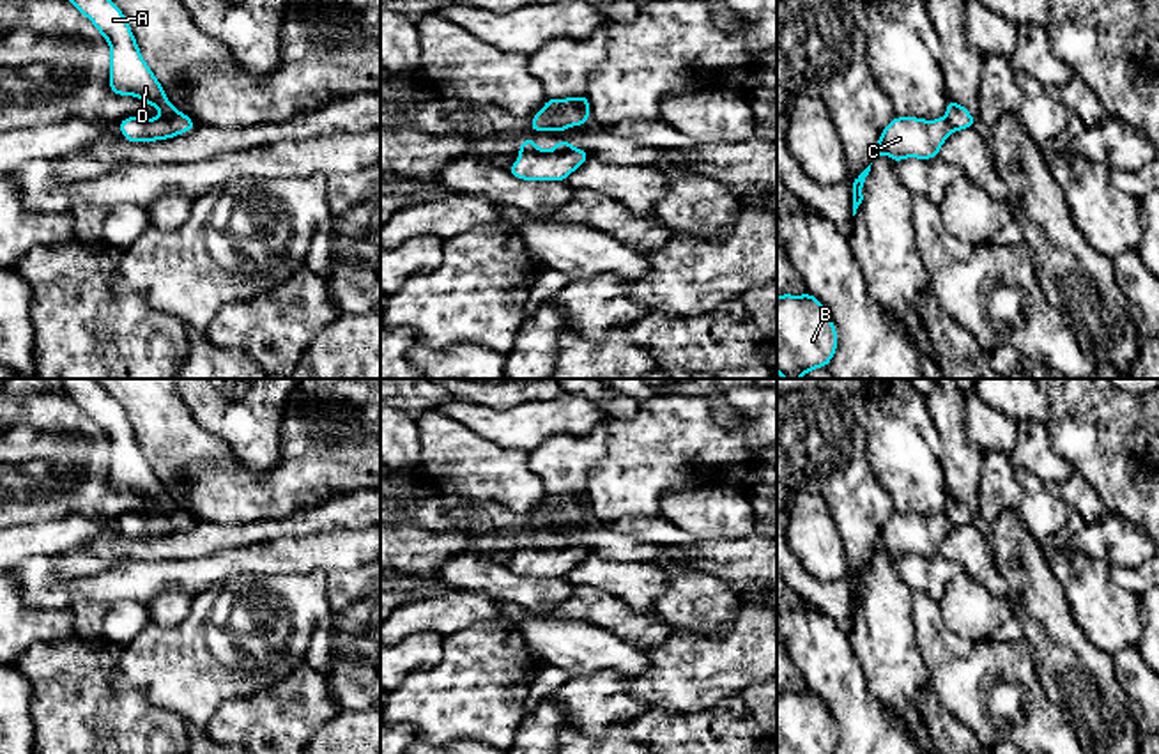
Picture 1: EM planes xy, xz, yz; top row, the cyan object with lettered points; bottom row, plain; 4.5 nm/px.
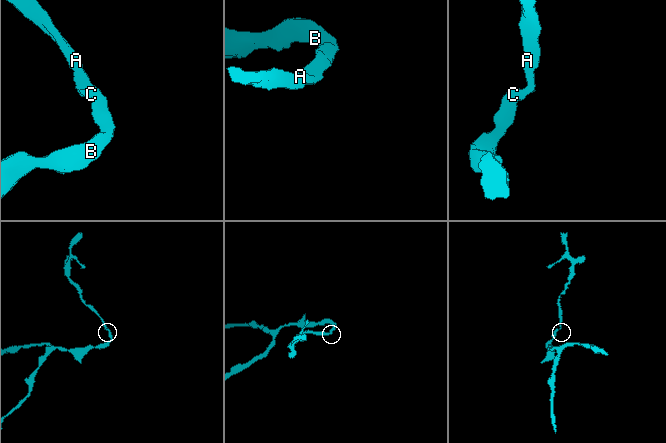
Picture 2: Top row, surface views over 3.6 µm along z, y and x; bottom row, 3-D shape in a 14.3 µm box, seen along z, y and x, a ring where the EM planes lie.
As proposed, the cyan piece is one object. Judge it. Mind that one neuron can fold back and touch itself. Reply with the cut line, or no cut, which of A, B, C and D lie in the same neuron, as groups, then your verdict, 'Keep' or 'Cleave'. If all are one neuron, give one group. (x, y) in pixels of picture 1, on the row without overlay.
No split. Groups: A B C D. Keep

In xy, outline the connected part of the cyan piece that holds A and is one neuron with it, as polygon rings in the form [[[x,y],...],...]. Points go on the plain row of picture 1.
[[[60,379],[67,396],[92,418],[97,428],[110,441],[110,487],[117,492],[134,492],[150,503],[157,503],[161,512],[156,515],[126,513],[119,519],[124,536],[133,540],[157,538],[175,535],[180,529],[195,526],[195,517],[179,508],[168,496],[163,481],[157,478],[147,458],[143,457],[126,411],[96,382],[96,379]]]

